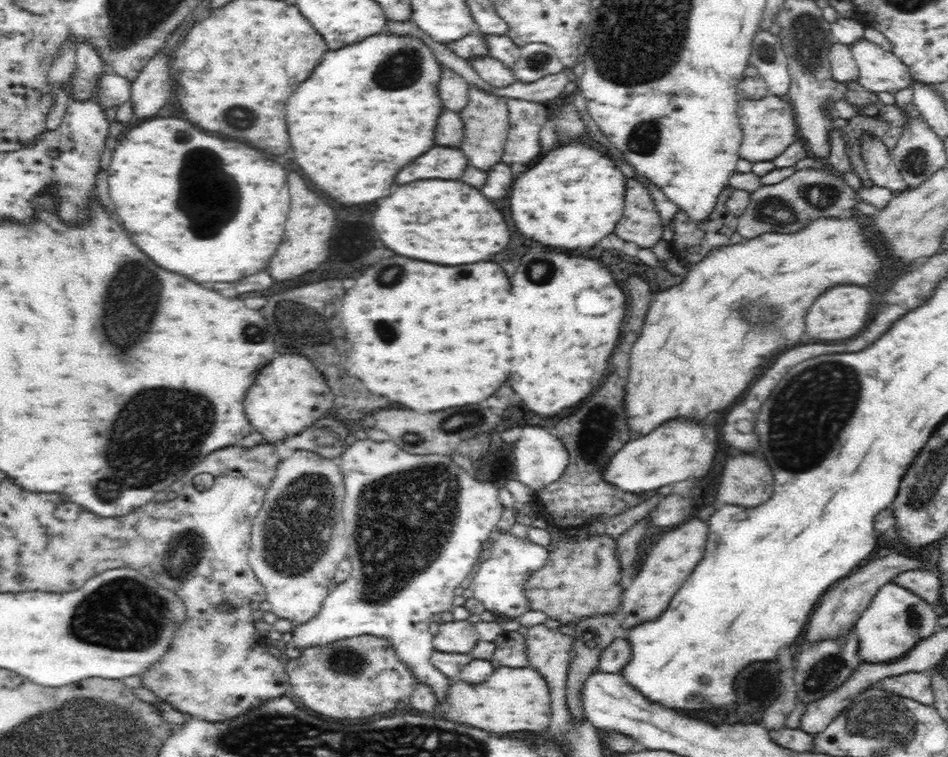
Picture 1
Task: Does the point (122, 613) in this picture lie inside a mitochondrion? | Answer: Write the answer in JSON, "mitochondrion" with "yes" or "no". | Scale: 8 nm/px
{"mitochondrion":"yes"}

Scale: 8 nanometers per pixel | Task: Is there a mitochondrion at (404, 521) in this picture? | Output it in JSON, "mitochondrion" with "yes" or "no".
{"mitochondrion":"yes"}

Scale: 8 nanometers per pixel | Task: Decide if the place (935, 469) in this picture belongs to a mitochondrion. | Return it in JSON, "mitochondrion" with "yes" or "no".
{"mitochondrion":"yes"}

